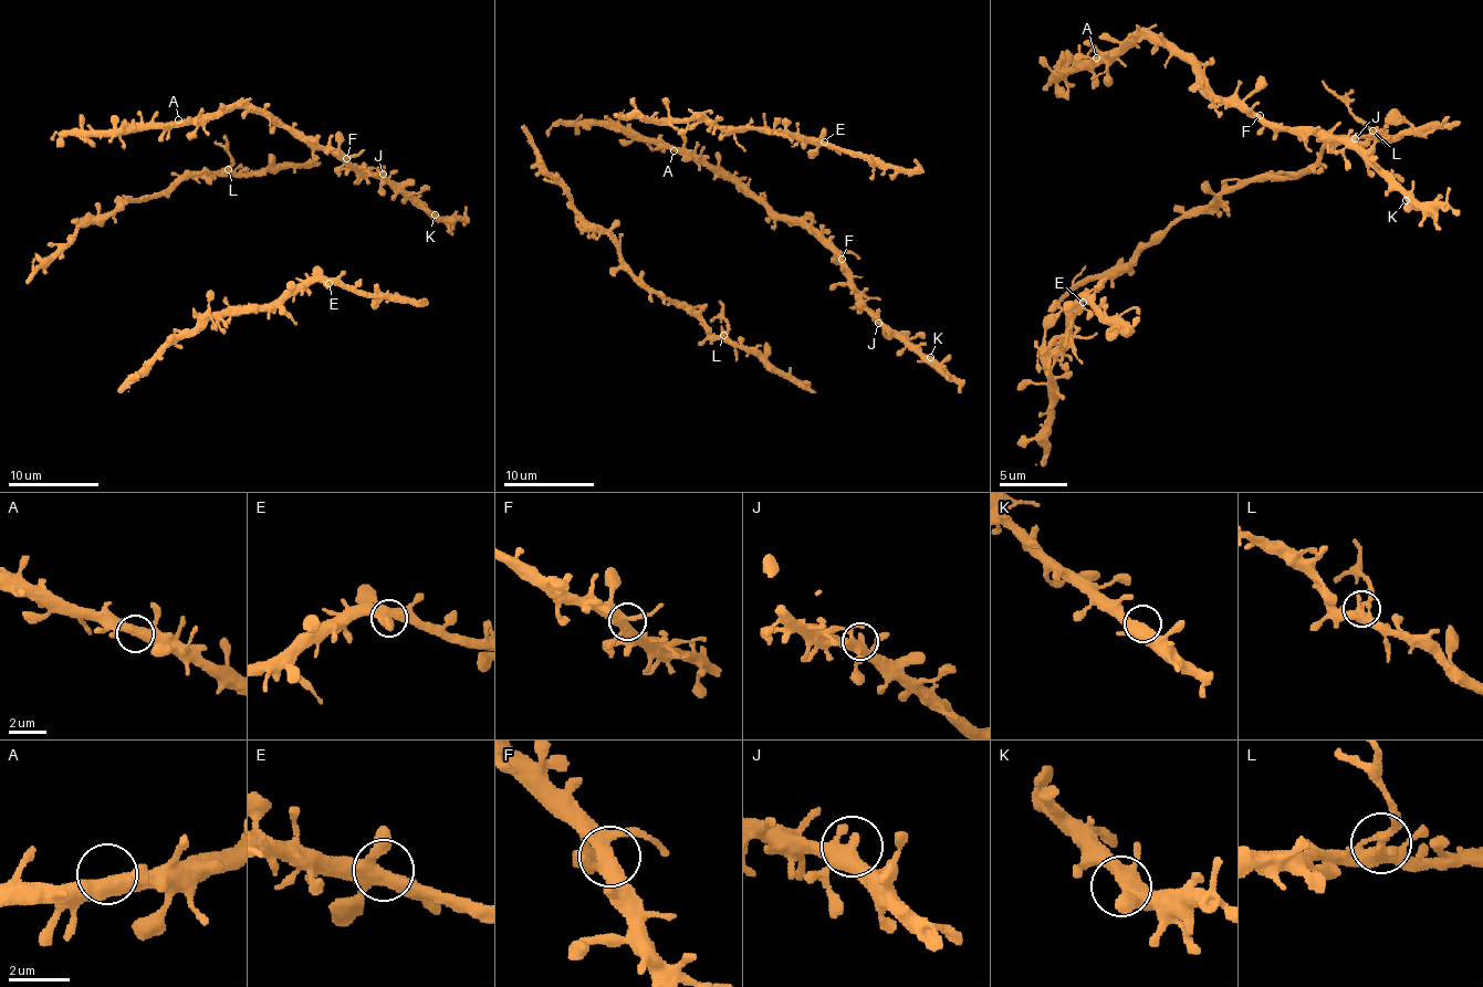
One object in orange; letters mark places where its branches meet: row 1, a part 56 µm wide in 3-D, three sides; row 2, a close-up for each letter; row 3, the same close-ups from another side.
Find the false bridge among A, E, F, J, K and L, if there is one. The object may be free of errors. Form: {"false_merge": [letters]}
{"false_merge": ["L"]}

